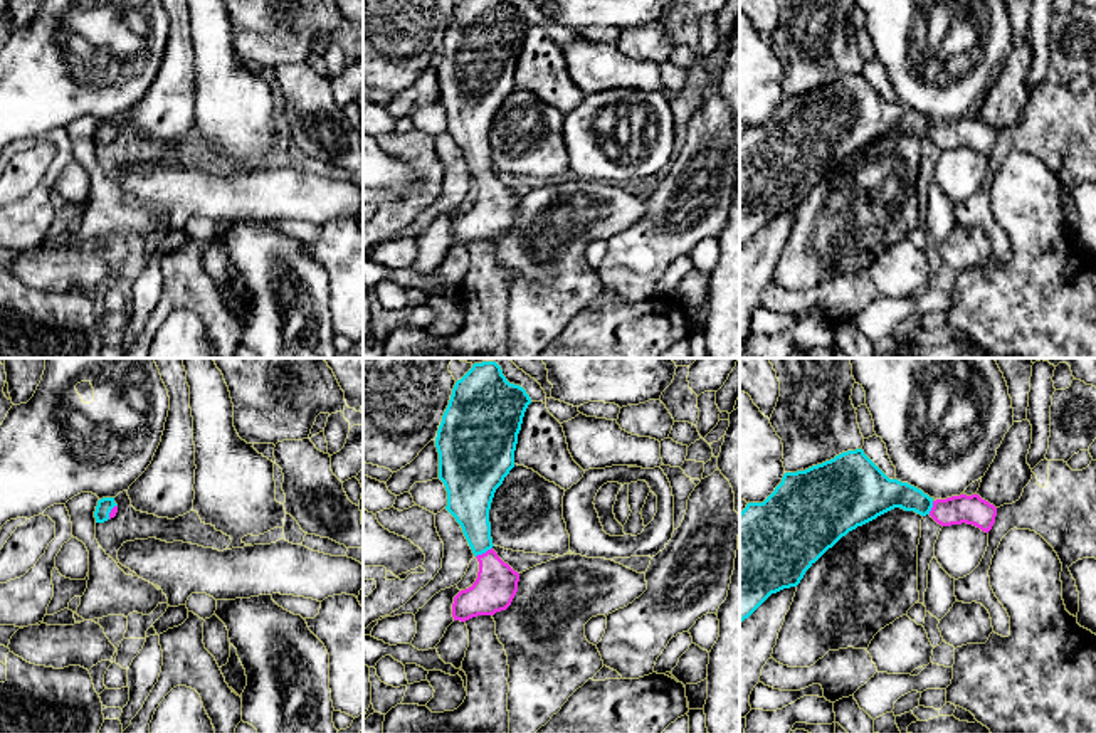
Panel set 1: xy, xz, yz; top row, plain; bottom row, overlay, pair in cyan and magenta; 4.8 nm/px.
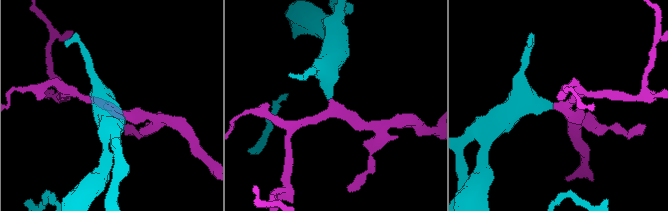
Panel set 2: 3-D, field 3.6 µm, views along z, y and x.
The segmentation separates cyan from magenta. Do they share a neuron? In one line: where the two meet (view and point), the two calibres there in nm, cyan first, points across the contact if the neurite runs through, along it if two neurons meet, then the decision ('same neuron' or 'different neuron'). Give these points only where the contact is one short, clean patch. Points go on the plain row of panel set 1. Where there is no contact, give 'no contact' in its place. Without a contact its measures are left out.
xz (483, 175) | 200/200 nm | across xz (469, 125), (483, 175), (496, 207) | same neuron

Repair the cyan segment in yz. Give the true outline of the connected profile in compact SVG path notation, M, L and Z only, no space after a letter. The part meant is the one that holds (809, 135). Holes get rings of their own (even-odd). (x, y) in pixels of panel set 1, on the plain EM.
M862 72L842 76L805 94L785 96L782 106L763 126L748 126L740 136L740 247L772 217L797 210L805 195L842 160L894 131L914 134L921 140L930 138L941 150L967 146L985 156L992 153L997 140L997 131L978 118L960 118L935 124L908 106L889 103Z

